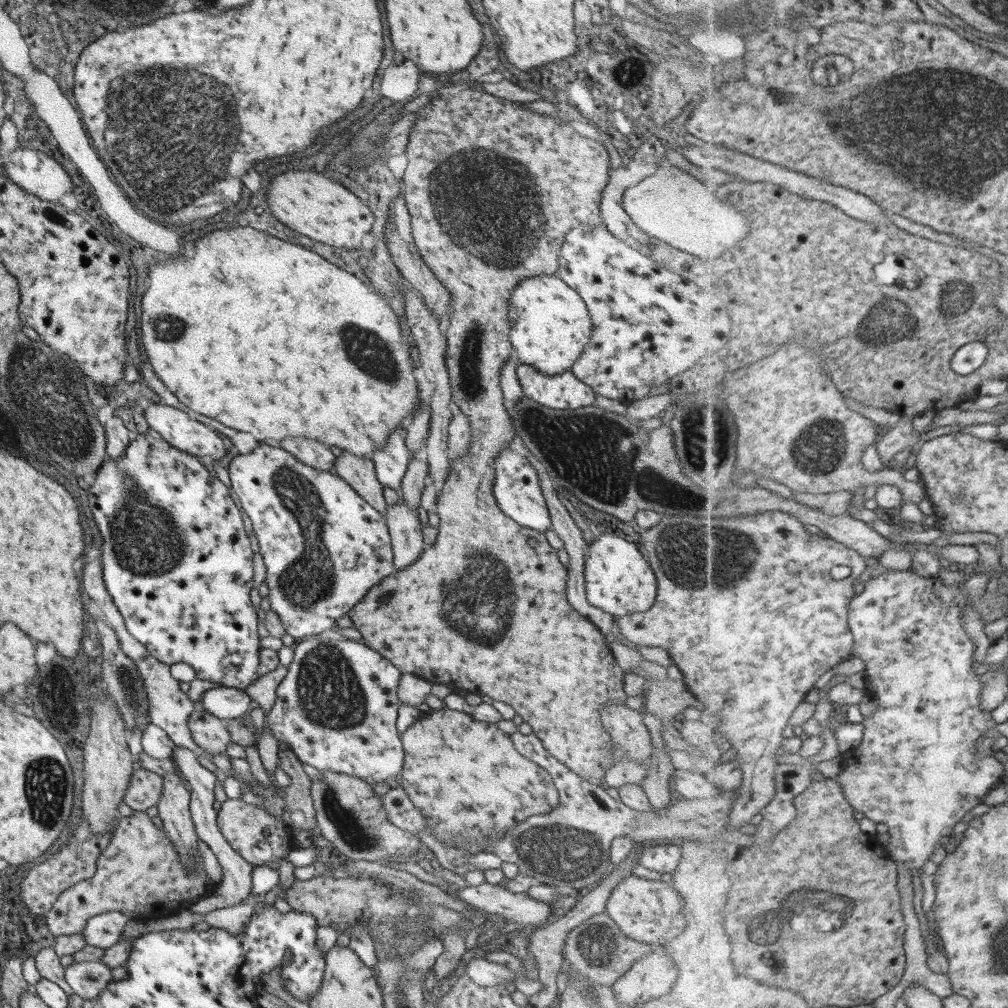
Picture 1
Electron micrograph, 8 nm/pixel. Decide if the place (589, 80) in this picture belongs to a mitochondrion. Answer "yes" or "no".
no

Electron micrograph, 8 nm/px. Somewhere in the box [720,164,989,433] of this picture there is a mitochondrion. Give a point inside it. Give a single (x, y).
(897, 315)

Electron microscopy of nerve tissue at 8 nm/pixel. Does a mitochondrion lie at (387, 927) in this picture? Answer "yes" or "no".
yes

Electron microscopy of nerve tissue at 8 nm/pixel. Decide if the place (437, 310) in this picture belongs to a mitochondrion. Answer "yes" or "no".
no

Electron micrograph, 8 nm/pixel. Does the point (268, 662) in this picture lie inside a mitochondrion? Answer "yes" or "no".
no

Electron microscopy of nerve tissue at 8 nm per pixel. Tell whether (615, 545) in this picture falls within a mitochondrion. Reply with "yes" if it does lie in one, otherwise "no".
no

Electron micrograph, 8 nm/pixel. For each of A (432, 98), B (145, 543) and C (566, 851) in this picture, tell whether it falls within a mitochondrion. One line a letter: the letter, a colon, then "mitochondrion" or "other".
A: other
B: mitochondrion
C: mitochondrion

